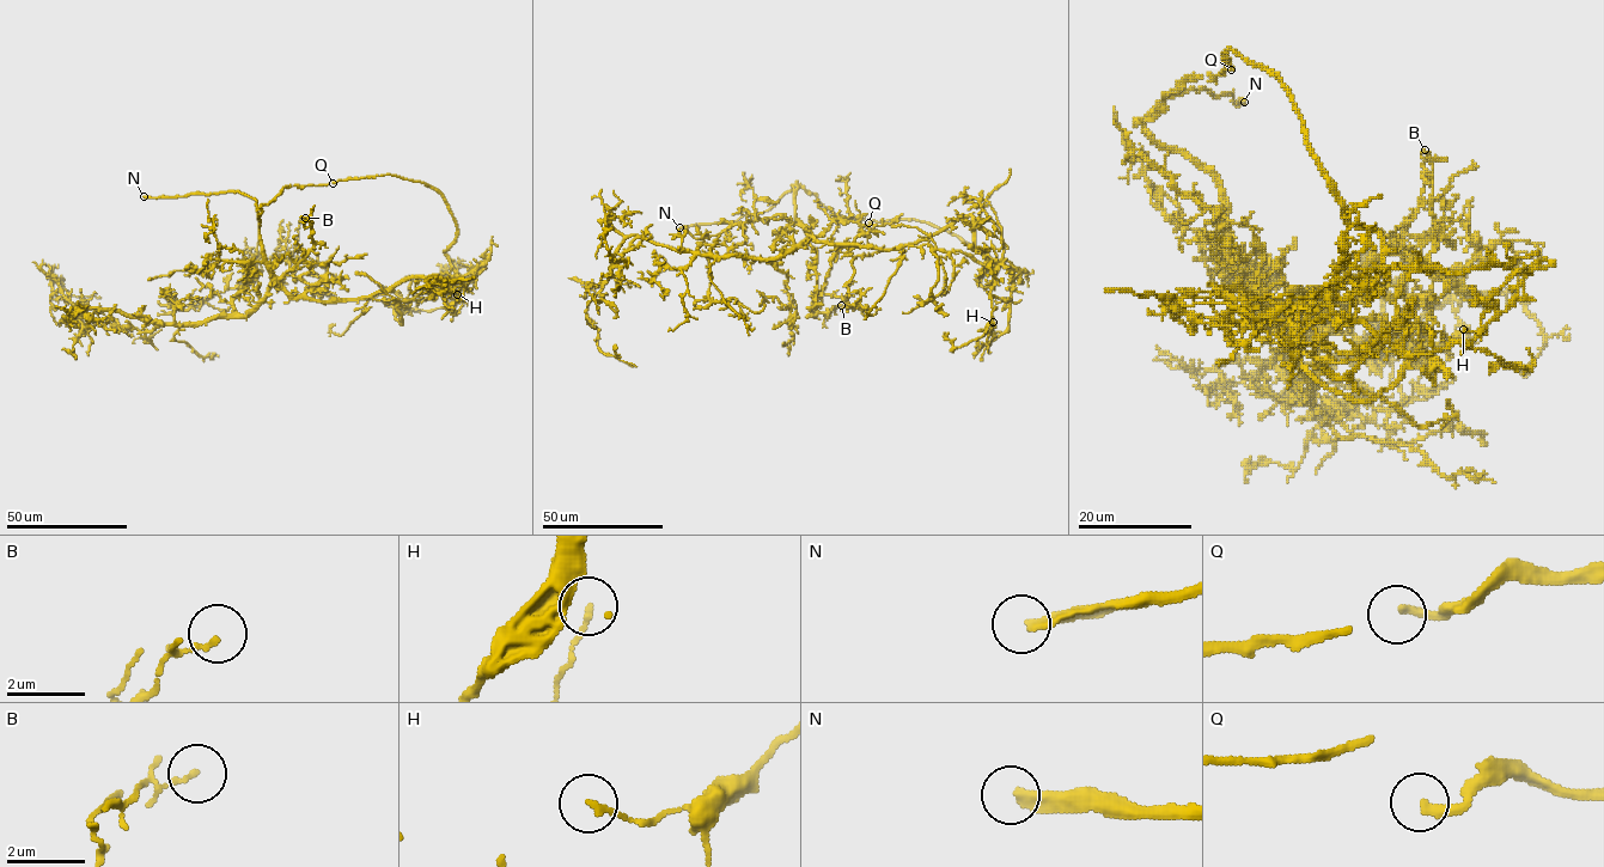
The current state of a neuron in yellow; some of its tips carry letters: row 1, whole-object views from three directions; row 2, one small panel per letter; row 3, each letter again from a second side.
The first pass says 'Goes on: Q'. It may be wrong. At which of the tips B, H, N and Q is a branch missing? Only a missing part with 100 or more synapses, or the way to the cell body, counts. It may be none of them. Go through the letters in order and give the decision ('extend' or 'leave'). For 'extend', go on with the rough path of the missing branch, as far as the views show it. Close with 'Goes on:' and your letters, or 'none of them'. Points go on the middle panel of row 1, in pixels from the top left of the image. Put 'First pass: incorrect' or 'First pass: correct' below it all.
B: leave
H: leave
N: extend; course (679, 227), (638, 239), (599, 275), (580, 284), (571, 275), (571, 264), (565, 261)
Q: leave
Goes on: N
First pass: incorrect

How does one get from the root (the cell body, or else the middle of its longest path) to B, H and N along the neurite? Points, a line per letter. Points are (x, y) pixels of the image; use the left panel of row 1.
B: (293, 298), (300, 298), (311, 286), (294, 279), (290, 264), (276, 257), (294, 251), (305, 218)
H: (293, 298), (409, 301), (441, 282), (457, 280), (476, 267), (455, 267), (445, 272), (457, 294)
N: (293, 298), (263, 257), (255, 199), (238, 191), (144, 196)

